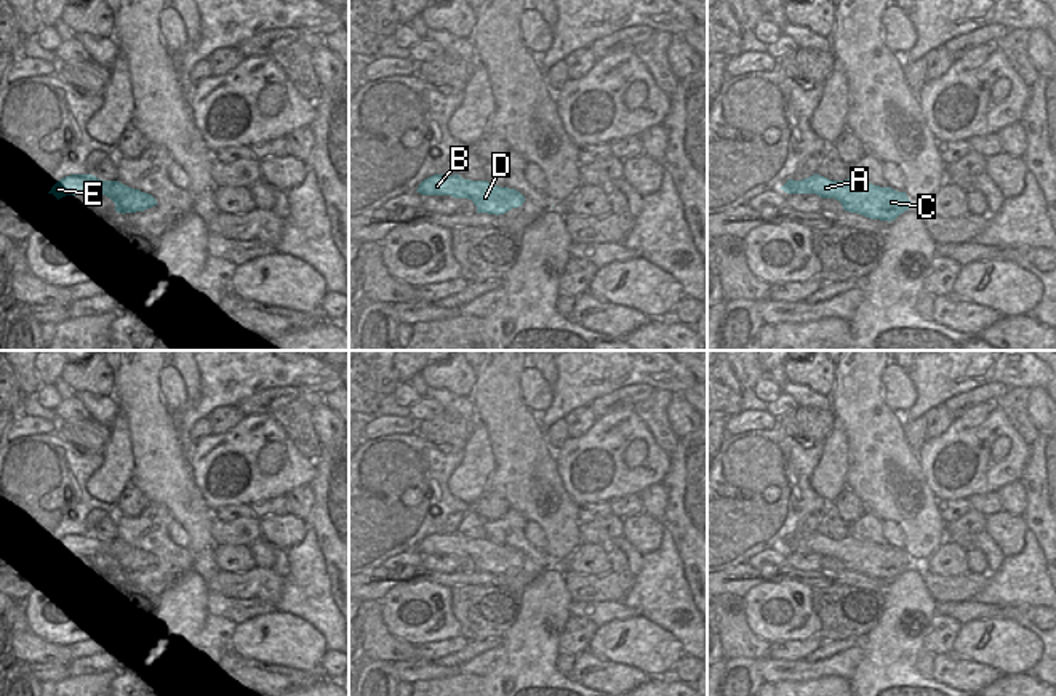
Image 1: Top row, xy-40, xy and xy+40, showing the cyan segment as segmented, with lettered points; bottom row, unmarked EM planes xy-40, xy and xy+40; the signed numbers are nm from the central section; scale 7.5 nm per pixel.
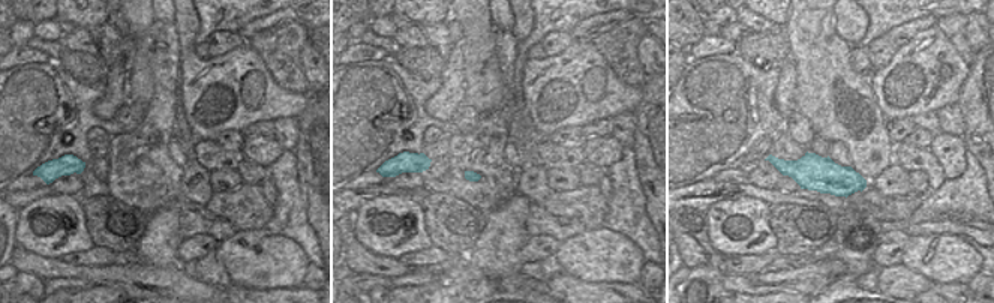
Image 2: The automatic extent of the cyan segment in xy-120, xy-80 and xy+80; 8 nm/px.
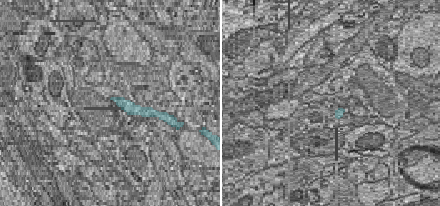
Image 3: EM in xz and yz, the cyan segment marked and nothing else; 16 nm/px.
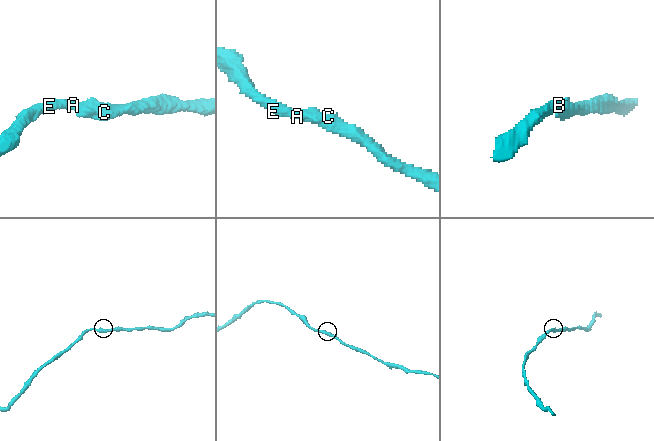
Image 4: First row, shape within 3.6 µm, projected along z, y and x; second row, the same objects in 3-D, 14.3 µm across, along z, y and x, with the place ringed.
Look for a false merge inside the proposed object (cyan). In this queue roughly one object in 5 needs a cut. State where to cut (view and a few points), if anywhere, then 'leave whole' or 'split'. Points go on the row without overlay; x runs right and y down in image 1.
no cut | leave whole

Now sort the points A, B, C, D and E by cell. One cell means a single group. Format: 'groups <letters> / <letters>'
groups A B C D E

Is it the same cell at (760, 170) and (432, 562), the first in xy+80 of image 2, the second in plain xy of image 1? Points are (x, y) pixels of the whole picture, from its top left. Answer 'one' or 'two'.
one

